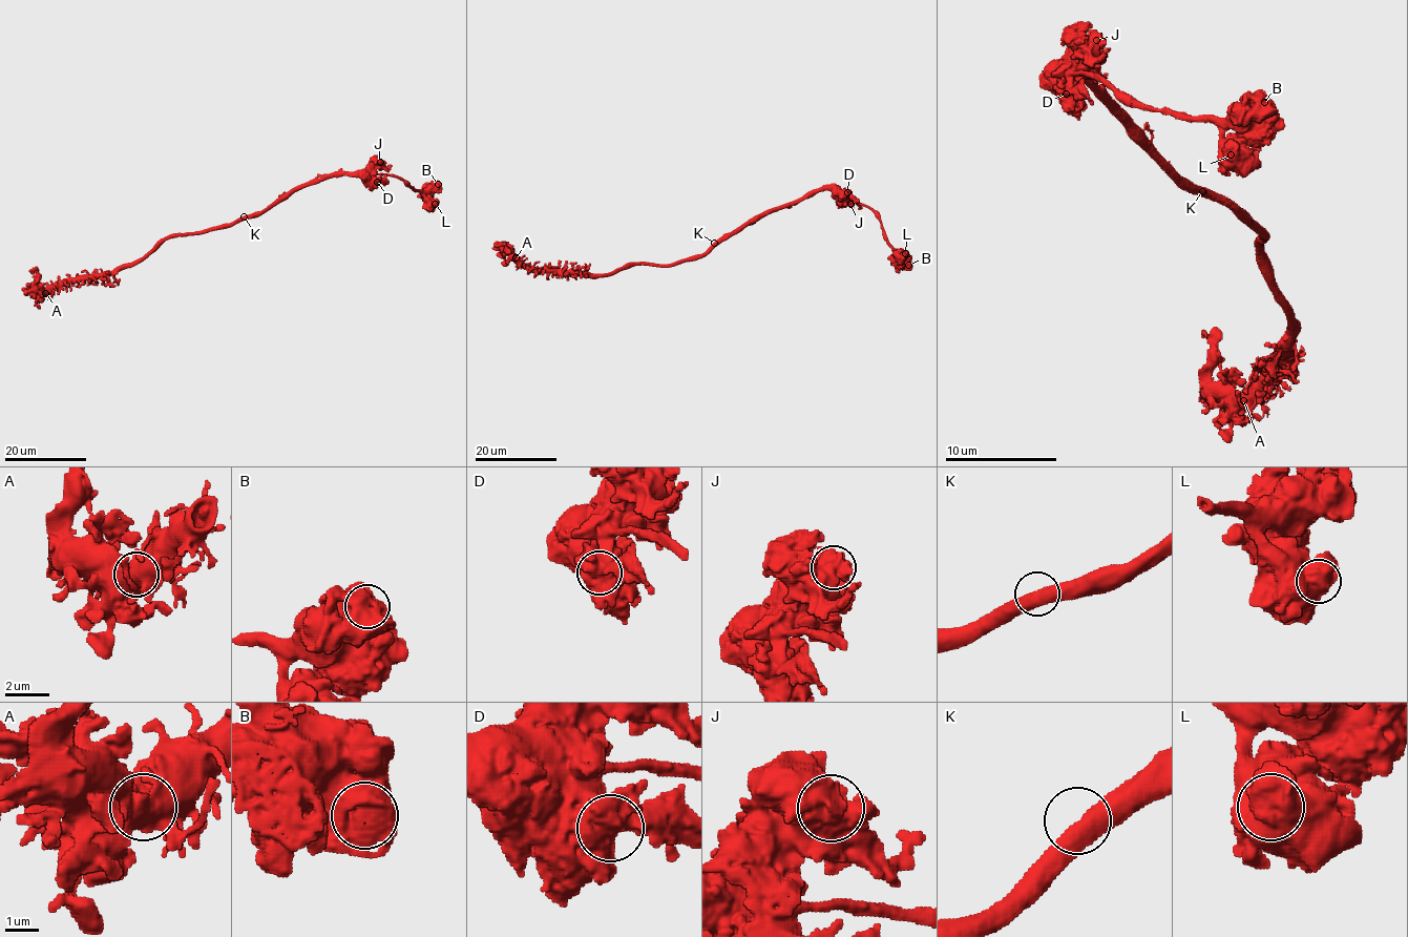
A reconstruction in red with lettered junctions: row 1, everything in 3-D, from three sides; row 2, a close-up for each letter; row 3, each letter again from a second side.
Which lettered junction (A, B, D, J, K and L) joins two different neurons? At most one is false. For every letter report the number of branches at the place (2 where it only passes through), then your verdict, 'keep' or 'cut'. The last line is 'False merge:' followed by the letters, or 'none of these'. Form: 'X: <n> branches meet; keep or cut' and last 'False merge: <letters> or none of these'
A: 3 branches meet; keep
B: 2 branches meet; keep
D: 3 branches meet; keep
J: 1 branches meet; keep
K: 2 branches meet; keep
L: 2 branches meet; keep
False merge: none of these

